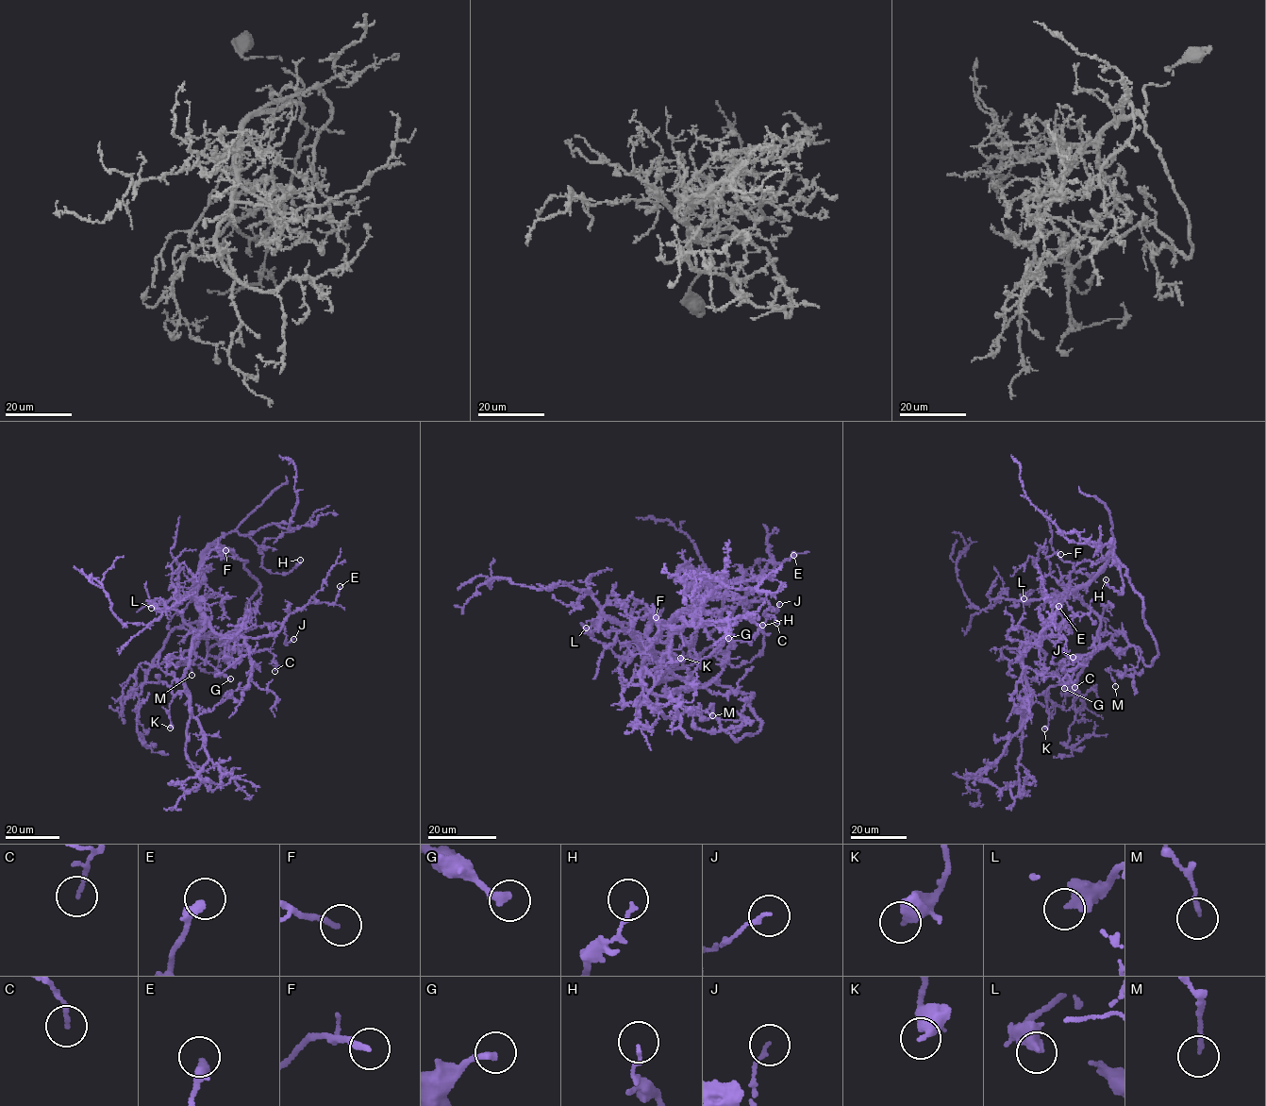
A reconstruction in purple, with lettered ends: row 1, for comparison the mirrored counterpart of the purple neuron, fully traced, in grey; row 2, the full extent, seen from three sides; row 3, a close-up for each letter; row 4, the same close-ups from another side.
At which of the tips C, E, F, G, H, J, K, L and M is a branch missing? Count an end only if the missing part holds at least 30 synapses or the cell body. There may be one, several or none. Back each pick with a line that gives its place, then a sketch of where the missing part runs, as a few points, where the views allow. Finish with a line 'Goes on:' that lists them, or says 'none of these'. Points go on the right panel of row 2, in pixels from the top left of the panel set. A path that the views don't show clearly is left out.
Goes on: none of these

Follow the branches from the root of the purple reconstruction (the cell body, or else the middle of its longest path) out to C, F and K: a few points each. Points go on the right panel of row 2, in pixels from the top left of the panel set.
C: (1124, 566), (1110, 553), (1074, 593), (1099, 617), (1104, 647), (1068, 673), (1074, 687)
F: (1124, 566), (1110, 553), (1104, 569), (1092, 578), (1067, 591), (1066, 586), (1050, 575), (1046, 557), (1060, 554)
K: (1124, 566), (1141, 597), (1157, 655), (1146, 665), (1139, 647), (1114, 633), (1076, 681), (1046, 691), (1044, 728)

